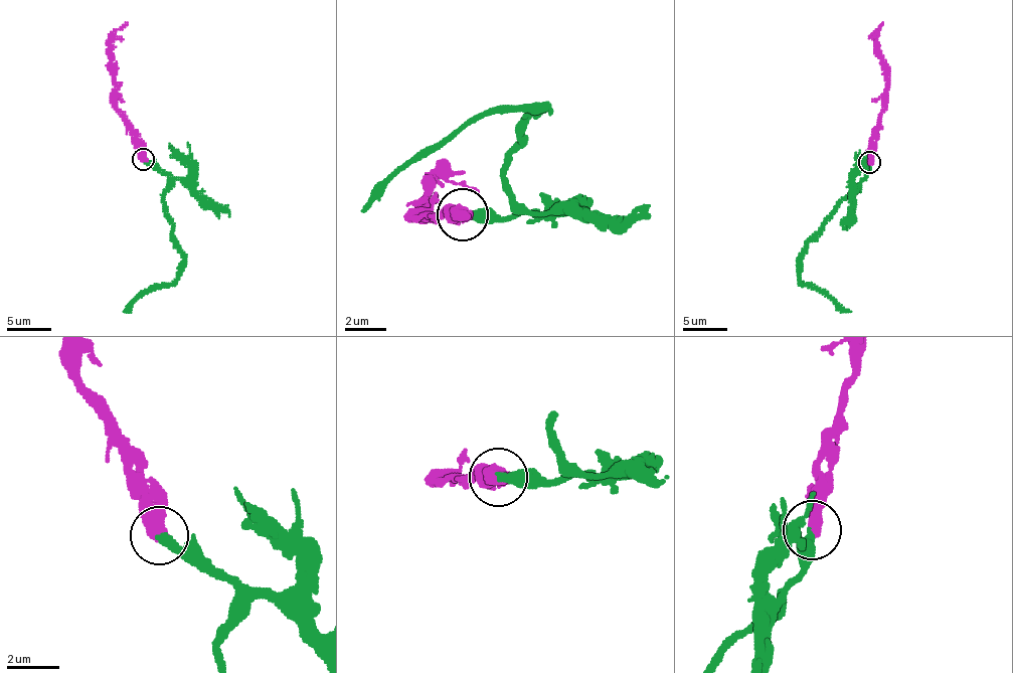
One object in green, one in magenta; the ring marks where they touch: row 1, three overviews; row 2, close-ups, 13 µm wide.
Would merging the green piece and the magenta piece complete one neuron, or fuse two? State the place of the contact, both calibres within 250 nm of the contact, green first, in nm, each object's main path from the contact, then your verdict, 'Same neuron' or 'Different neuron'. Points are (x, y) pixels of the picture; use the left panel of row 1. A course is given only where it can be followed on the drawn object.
Place: (143, 159). Thickness 320 nm (green) against 600 nm. Course of green: (142, 159), (168, 177), (164, 202), (183, 271), (171, 285), (156, 285), (124, 311). Course of magenta: (143, 158), (143, 146), (133, 126), (117, 107), (111, 36), (127, 22). Same neuron

